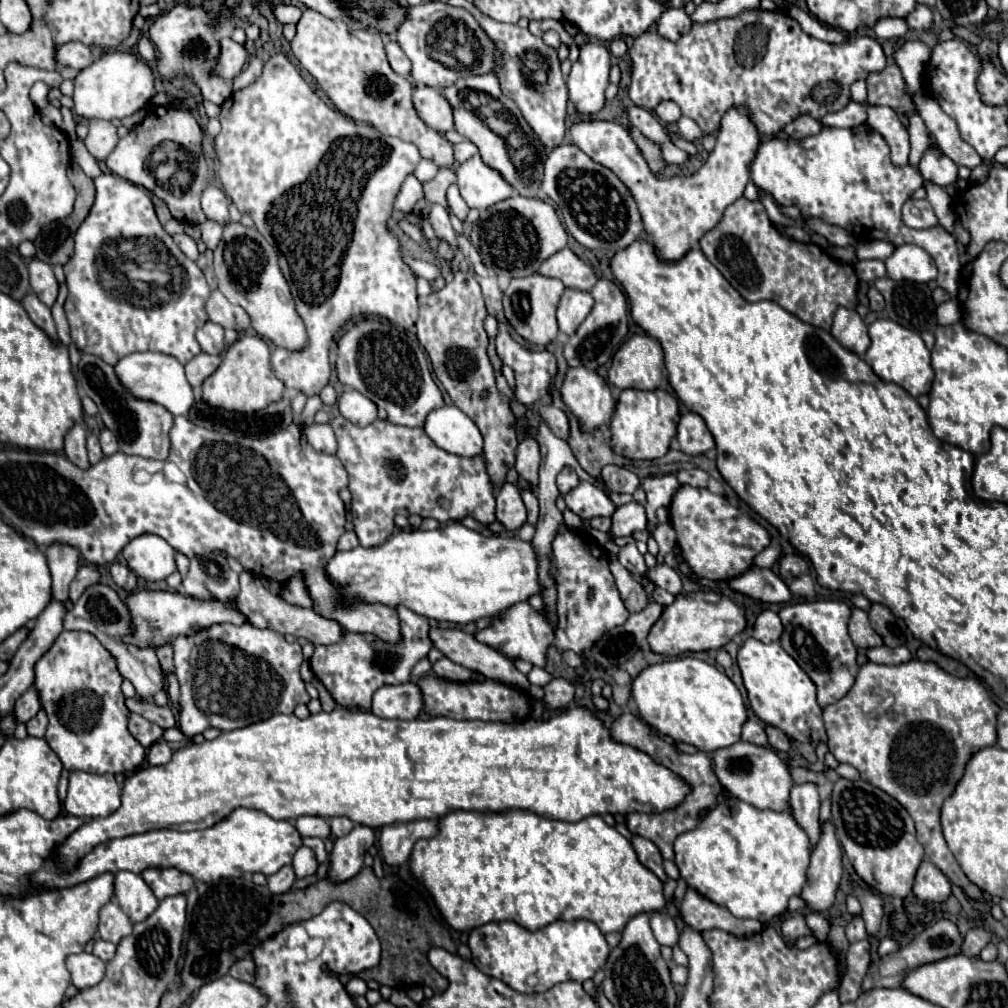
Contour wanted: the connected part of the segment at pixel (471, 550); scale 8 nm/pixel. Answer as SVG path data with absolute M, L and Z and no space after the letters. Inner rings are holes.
M448 523L446 527L434 531L398 531L398 535L392 535L380 547L356 547L352 551L338 551L330 559L326 573L340 585L342 593L350 601L360 599L366 603L384 603L388 607L406 605L410 611L428 619L458 625L478 621L482 617L502 617L504 611L514 603L528 601L528 597L542 593L538 581L538 555L532 549L532 543L516 537L486 537L460 523Z

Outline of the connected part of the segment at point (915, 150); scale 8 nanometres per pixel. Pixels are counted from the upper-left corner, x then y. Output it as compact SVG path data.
M918 113L909 117L909 123L911 126L911 130L908 131L911 149L910 155L908 155L908 163L912 167L916 167L922 153L934 143L934 137L926 131L926 125Z

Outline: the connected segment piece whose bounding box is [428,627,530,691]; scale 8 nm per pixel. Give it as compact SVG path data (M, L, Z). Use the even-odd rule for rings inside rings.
M432 627L430 633L428 633L428 637L430 637L432 645L434 645L444 657L448 657L450 661L454 661L454 663L458 663L458 665L462 665L462 667L468 667L468 669L472 669L472 671L478 671L478 673L482 673L484 677L490 677L490 679L496 679L496 681L502 681L502 683L520 687L520 689L524 689L524 691L530 687L528 677L522 675L506 655L502 655L500 651L496 651L496 649L492 649L492 647L488 647L488 645L476 641L474 635L470 635L470 633L464 633L464 631L460 631L460 629L440 629L440 627Z

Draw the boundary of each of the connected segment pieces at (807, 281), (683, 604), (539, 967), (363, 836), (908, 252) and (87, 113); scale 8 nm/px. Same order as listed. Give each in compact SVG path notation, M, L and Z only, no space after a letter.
M740 197L734 201L722 215L720 223L710 229L700 239L700 249L708 257L708 261L730 281L730 285L748 301L776 301L786 311L802 319L804 323L810 323L814 327L830 329L832 315L838 307L852 307L856 303L856 287L858 287L858 275L852 265L838 263L836 259L828 257L818 245L814 243L800 243L786 235L782 235L768 219L766 209L760 203L748 201Z
M694 591L688 595L678 595L676 601L664 607L662 617L654 623L648 633L650 651L660 655L680 655L688 651L708 651L724 647L736 633L746 627L744 609L720 593Z
M584 919L554 921L548 927L538 929L538 931L528 931L512 921L484 923L476 929L472 929L470 939L468 939L468 947L472 951L472 963L480 971L504 981L510 989L514 989L518 993L542 993L542 991L548 991L550 987L554 987L556 983L570 981L570 979L584 983L586 979L592 979L600 967L604 967L608 953L610 953L610 947L608 947L602 931L592 921L584 921Z
M356 825L348 835L336 839L330 855L330 879L348 881L362 869L362 859L366 849L374 845L374 829L366 825Z
M900 245L884 261L890 279L908 279L914 283L928 283L936 279L938 269L932 257L918 245Z
M126 51L104 53L98 61L80 71L74 79L74 111L80 117L92 119L124 119L136 111L140 111L154 95L154 71L148 63Z

